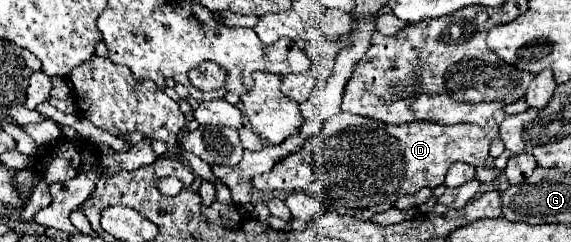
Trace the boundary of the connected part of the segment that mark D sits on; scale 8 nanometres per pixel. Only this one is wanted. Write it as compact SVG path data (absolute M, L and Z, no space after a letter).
M336 114L326 122L326 128L318 134L306 140L302 146L302 152L296 152L294 156L288 156L288 160L282 160L282 164L276 164L272 172L256 176L254 188L262 192L304 192L314 196L324 210L334 210L338 214L354 216L358 220L372 220L374 214L386 212L396 204L396 200L404 194L416 194L422 188L436 188L444 184L444 174L454 162L466 162L470 166L486 166L488 160L488 148L492 138L498 136L498 126L494 122L488 122L488 126L474 126L474 124L454 124L454 126L442 126L434 122L416 120L402 126L382 124L378 120L370 120L366 116L358 114Z

